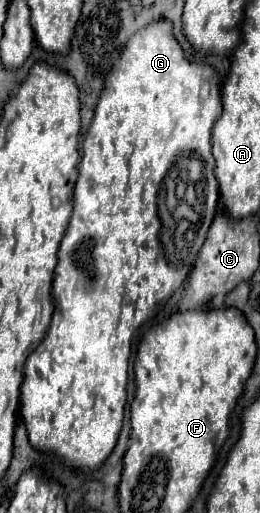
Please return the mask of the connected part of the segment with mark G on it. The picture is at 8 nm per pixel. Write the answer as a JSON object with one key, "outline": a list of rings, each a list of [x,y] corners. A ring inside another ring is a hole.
{"outline":[[[156,21],[148,25],[146,29],[140,29],[130,37],[130,45],[126,45],[126,53],[118,59],[118,65],[110,71],[110,77],[106,79],[102,97],[98,101],[98,109],[94,109],[94,119],[90,123],[90,129],[84,137],[84,157],[78,165],[78,181],[74,191],[74,211],[70,217],[70,223],[66,227],[64,239],[58,249],[58,265],[52,285],[52,297],[54,297],[54,315],[50,329],[44,337],[44,341],[36,347],[36,351],[28,357],[24,367],[24,383],[22,383],[22,395],[20,395],[20,415],[26,423],[28,439],[34,449],[56,453],[64,459],[66,465],[76,467],[80,471],[92,471],[98,469],[106,457],[114,451],[120,429],[122,429],[122,417],[124,417],[124,405],[126,405],[126,387],[128,387],[128,365],[132,355],[132,337],[136,329],[150,317],[158,313],[158,309],[182,287],[184,279],[192,271],[198,251],[206,239],[206,231],[212,225],[212,219],[216,215],[216,203],[218,203],[218,181],[214,175],[214,157],[212,157],[212,127],[218,121],[222,113],[222,99],[220,99],[222,83],[216,75],[216,71],[206,63],[194,63],[184,57],[182,47],[172,35],[170,21]]]}

